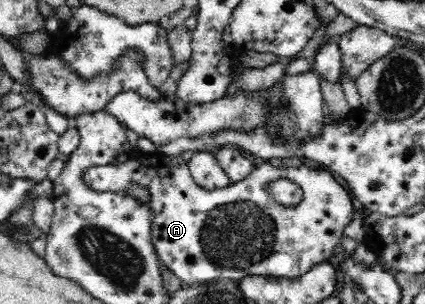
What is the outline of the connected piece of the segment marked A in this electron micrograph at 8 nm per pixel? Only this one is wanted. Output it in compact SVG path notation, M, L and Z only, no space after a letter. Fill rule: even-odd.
M159 150L158 152L147 153L147 157L142 158L142 160L131 158L129 161L126 161L121 165L100 165L88 167L83 172L81 179L88 188L95 190L96 192L125 191L132 183L138 183L140 187L146 187L146 189L148 189L148 193L150 193L148 202L153 209L152 235L155 251L157 252L157 256L159 257L160 264L163 268L171 271L175 277L184 283L185 286L188 286L188 284L190 284L190 286L195 286L205 282L215 281L220 278L245 278L253 275L259 277L269 275L270 277L285 277L290 279L303 276L312 266L328 261L333 256L336 244L340 243L340 238L344 235L344 228L354 220L354 212L358 207L352 206L352 196L350 196L350 192L348 192L344 186L340 186L340 184L338 184L338 180L336 180L330 169L310 168L310 166L304 166L304 164L300 164L298 168L284 168L281 164L278 166L272 166L272 164L270 164L270 160L266 162L256 160L253 169L250 171L250 174L246 175L246 178L243 178L238 182L230 183L228 186L216 190L206 190L205 187L198 186L198 183L195 183L192 178L188 163L182 159L181 155L170 156ZM280 177L290 179L290 181L294 181L302 187L303 198L302 201L296 204L296 206L282 206L281 204L278 204L273 198L271 198L268 191L265 189L270 181L279 179Z

